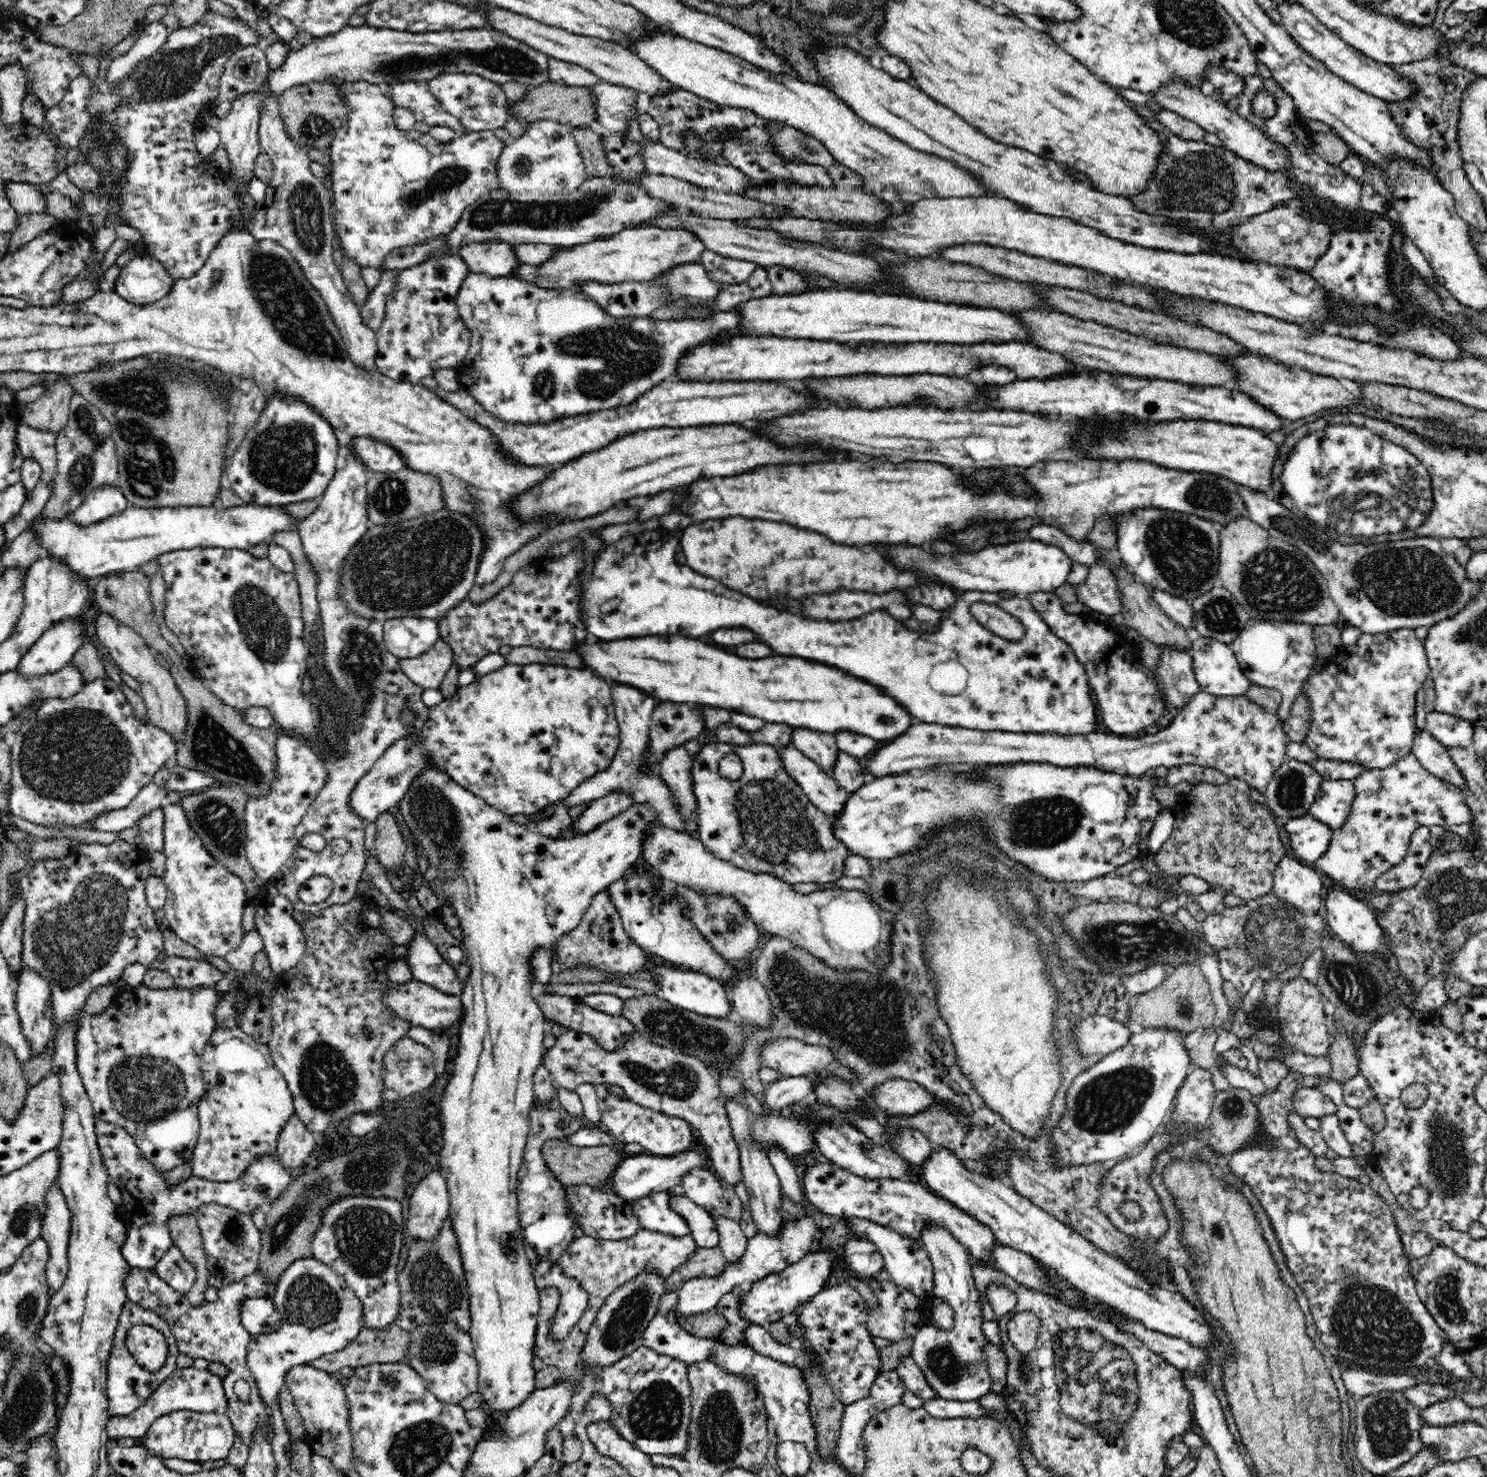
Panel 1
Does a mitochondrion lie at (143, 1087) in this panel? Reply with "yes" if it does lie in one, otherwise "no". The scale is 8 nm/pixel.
yes

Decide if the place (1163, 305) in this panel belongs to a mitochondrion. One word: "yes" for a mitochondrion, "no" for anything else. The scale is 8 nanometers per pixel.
no

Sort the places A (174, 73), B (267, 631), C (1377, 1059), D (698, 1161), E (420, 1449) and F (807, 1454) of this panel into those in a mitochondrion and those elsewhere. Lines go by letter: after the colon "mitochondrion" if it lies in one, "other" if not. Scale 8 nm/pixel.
A: mitochondrion
B: mitochondrion
C: other
D: other
E: mitochondrion
F: other

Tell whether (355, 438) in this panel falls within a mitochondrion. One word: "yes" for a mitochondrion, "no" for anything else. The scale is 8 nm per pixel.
no

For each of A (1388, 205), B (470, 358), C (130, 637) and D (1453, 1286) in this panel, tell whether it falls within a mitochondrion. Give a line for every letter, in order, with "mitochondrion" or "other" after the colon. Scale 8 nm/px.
A: other
B: other
C: other
D: mitochondrion

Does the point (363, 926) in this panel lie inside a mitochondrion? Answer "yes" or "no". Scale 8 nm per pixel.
no

